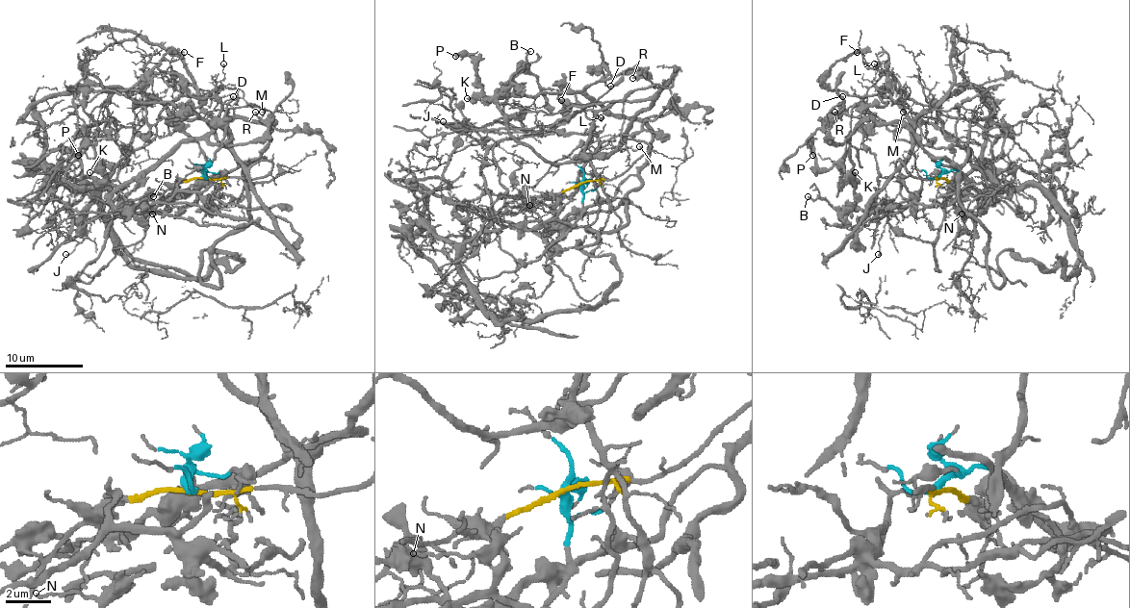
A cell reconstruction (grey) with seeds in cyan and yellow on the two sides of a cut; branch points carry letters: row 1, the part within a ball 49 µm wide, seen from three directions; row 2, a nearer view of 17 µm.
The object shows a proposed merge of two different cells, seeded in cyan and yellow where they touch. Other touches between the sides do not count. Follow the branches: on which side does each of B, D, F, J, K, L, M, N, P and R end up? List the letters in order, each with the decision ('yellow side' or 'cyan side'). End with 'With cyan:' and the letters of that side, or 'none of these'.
B: cyan side
D: cyan side
F: cyan side
J: cyan side
K: cyan side
L: yellow side
M: yellow side
N: cyan side
P: cyan side
R: cyan side
With cyan: B, D, F, J, K, N, P, R

